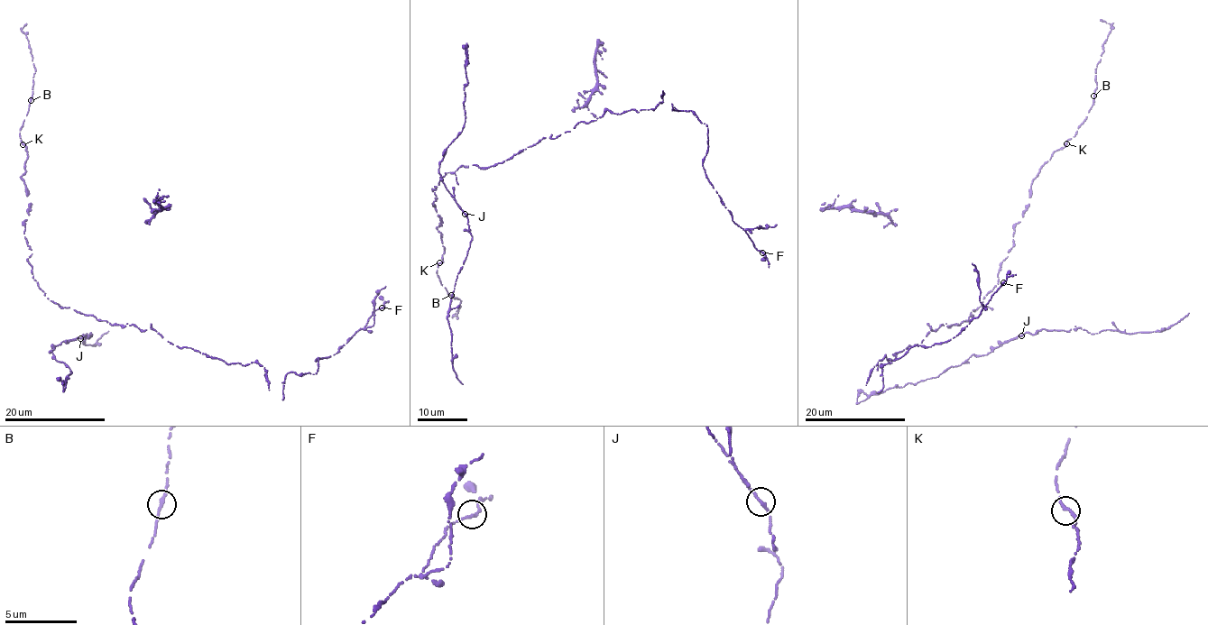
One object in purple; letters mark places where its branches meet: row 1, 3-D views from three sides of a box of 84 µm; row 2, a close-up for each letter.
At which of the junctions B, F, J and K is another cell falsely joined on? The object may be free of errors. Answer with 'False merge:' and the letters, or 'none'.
False merge: none

